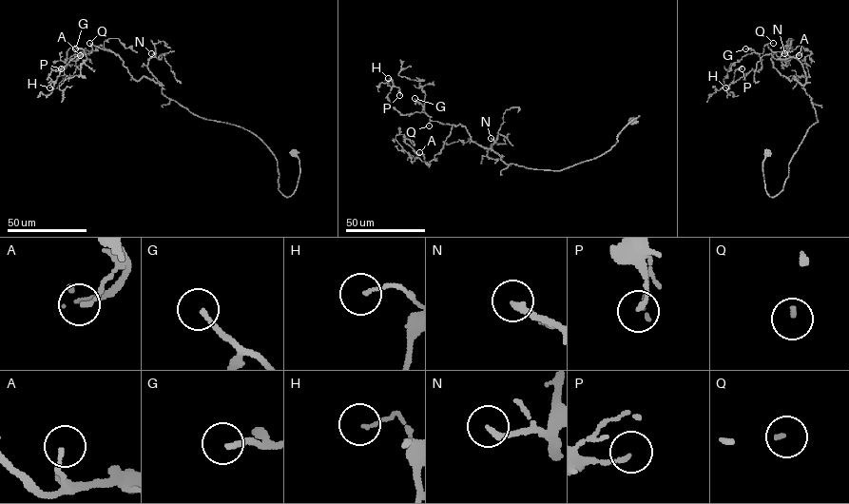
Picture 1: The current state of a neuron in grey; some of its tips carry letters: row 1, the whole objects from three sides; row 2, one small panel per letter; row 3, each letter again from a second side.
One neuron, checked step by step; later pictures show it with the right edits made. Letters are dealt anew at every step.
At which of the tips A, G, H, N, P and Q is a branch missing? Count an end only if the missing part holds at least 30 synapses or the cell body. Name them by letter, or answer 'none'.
G, Q

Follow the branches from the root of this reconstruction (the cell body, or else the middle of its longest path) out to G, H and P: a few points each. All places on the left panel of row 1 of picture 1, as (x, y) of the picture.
G: (293, 152), (299, 174), (285, 197), (255, 135), (194, 115), (109, 50), (75, 48)
H: (293, 152), (299, 174), (285, 197), (257, 136), (194, 115), (91, 44), (51, 70), (49, 87)
P: (293, 152), (285, 197), (257, 136), (194, 115), (118, 54), (91, 44), (52, 82), (61, 68)

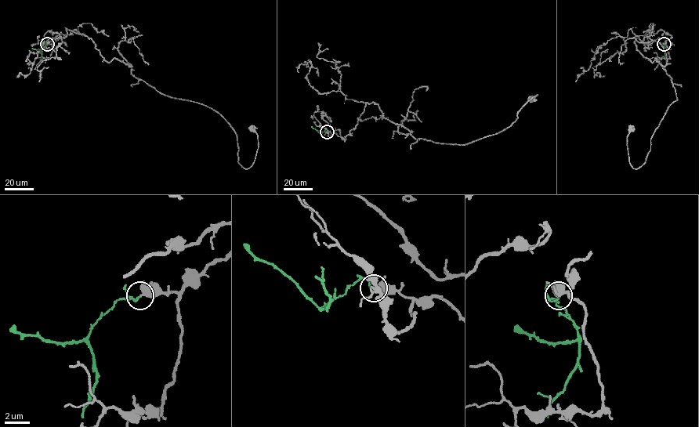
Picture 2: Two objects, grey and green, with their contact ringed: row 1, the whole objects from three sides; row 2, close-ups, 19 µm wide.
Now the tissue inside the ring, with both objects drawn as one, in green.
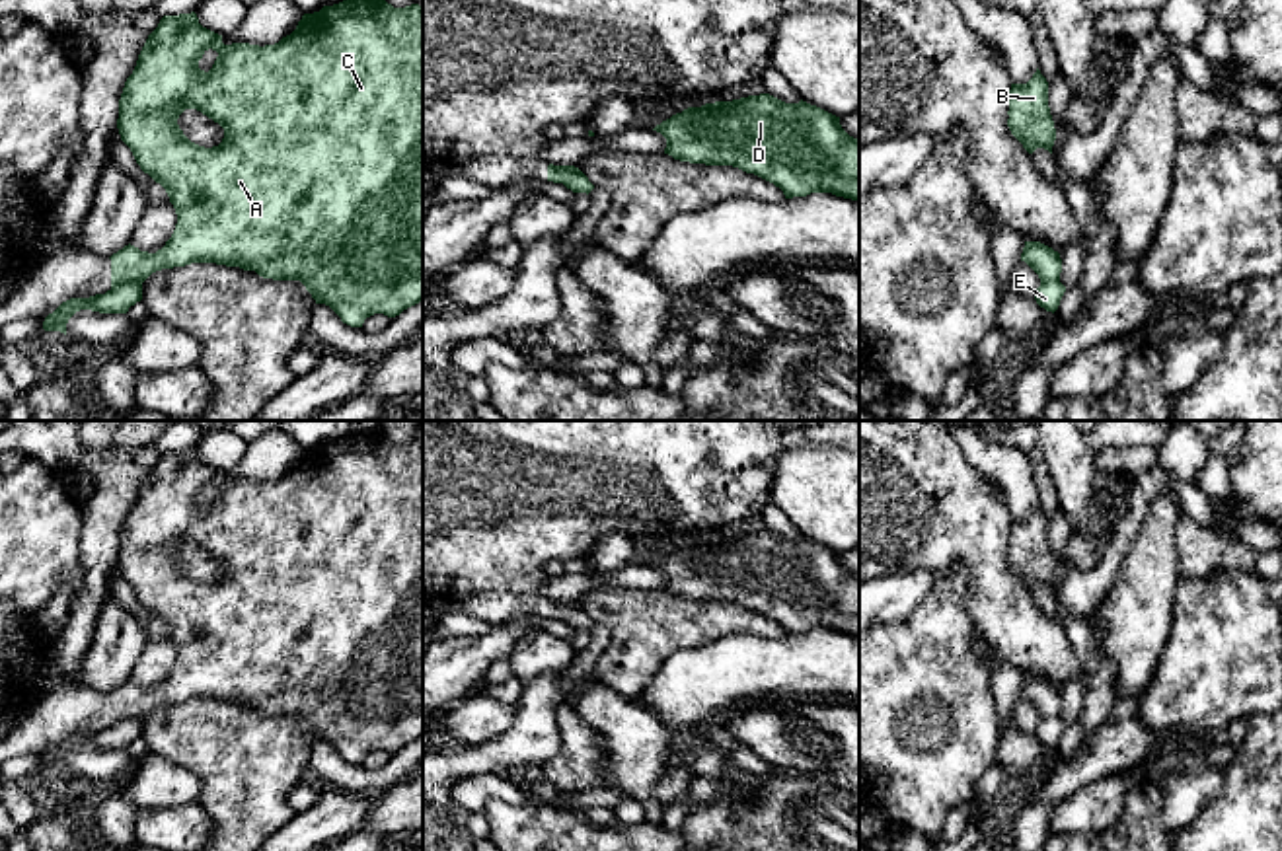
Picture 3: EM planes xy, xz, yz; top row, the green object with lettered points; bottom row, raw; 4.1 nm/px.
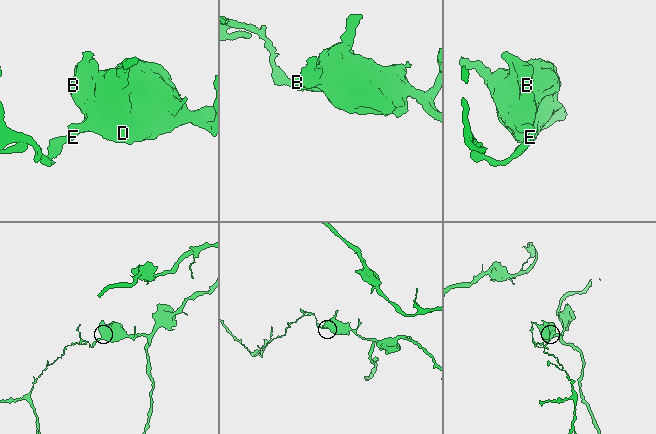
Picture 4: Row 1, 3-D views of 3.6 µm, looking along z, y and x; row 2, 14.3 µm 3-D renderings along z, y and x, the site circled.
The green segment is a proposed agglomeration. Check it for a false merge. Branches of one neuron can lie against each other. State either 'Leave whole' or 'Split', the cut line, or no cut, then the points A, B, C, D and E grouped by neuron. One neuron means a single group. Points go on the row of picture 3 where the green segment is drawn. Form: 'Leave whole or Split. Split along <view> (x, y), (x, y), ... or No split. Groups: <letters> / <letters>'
Split. Split along xy (141, 281), (123, 281), (112, 289). Groups: A B C D / E

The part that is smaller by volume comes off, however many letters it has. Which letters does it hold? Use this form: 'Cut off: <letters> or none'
Cut off: E

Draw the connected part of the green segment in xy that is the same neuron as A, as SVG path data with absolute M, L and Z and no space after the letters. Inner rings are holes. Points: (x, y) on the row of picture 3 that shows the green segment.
M343 0L333 6L323 6L320 12L304 14L302 19L298 21L296 29L290 35L283 37L275 45L265 45L265 47L249 45L249 43L224 45L222 35L203 27L199 23L199 18L195 12L179 14L179 16L164 16L160 19L158 27L148 35L148 39L138 55L136 66L125 82L125 88L123 88L123 93L119 99L117 129L119 129L121 140L131 148L140 169L166 189L170 203L175 208L177 224L175 224L171 238L156 253L140 251L138 247L131 245L131 243L125 245L123 249L119 249L117 253L113 253L109 257L111 259L111 288L115 288L123 282L144 282L152 273L162 271L162 269L185 267L191 263L216 263L216 265L226 265L226 267L240 267L244 271L255 271L263 278L300 280L306 286L306 290L312 294L316 304L329 306L341 317L341 321L351 327L362 327L364 319L374 314L384 314L388 317L396 317L403 310L423 302L423 8L419 4L411 4L405 8L394 8L386 0ZM208 49L216 51L218 56L216 56L212 68L208 72L205 72L199 68L199 60L203 58L203 55ZM185 109L197 109L203 115L207 115L208 119L212 119L214 123L218 123L224 129L222 142L212 148L205 148L205 146L191 142L177 125L179 115Z

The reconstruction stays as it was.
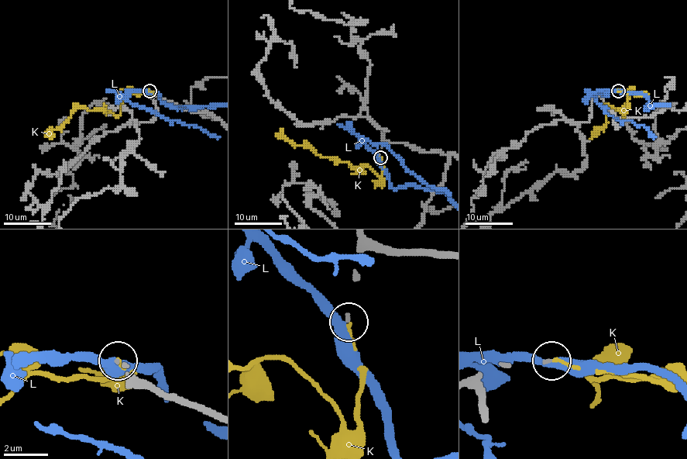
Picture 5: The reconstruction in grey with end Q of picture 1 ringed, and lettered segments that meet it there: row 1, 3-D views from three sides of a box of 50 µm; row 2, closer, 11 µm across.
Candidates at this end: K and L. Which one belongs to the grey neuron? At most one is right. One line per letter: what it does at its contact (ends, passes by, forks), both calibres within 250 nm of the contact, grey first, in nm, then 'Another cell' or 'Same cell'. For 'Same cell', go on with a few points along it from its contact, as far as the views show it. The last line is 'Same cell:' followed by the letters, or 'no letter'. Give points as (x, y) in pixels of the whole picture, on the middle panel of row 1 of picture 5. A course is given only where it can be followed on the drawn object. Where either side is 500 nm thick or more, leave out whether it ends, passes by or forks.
K: It ends there. Thickness 80 nm (grey) against 120 nm. Same cell. Its course: (380, 157), (383, 170), (380, 179), (362, 164), (352, 168), (348, 162), (293, 144), (281, 134), (282, 129)
L: It passes by. Thickness 80 nm (grey) against 400 nm. Another cell
Same cell: K

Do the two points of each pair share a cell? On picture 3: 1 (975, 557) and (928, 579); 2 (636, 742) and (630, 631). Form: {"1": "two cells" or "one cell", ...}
{"1": "two cells", "2": "two cells"}

